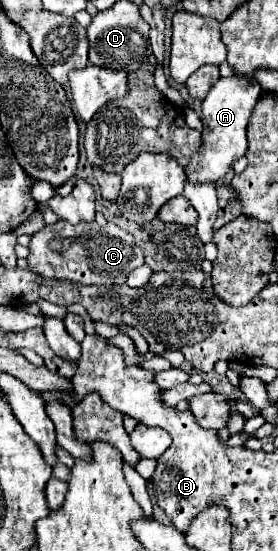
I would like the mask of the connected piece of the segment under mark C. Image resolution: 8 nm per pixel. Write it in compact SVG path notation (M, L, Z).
M58 220L56 224L44 226L36 234L32 234L28 254L28 268L44 278L70 280L80 284L102 284L102 286L118 286L126 282L126 276L144 264L142 248L136 244L134 236L114 222L106 222L100 226L98 222L80 222L76 226L66 220Z

